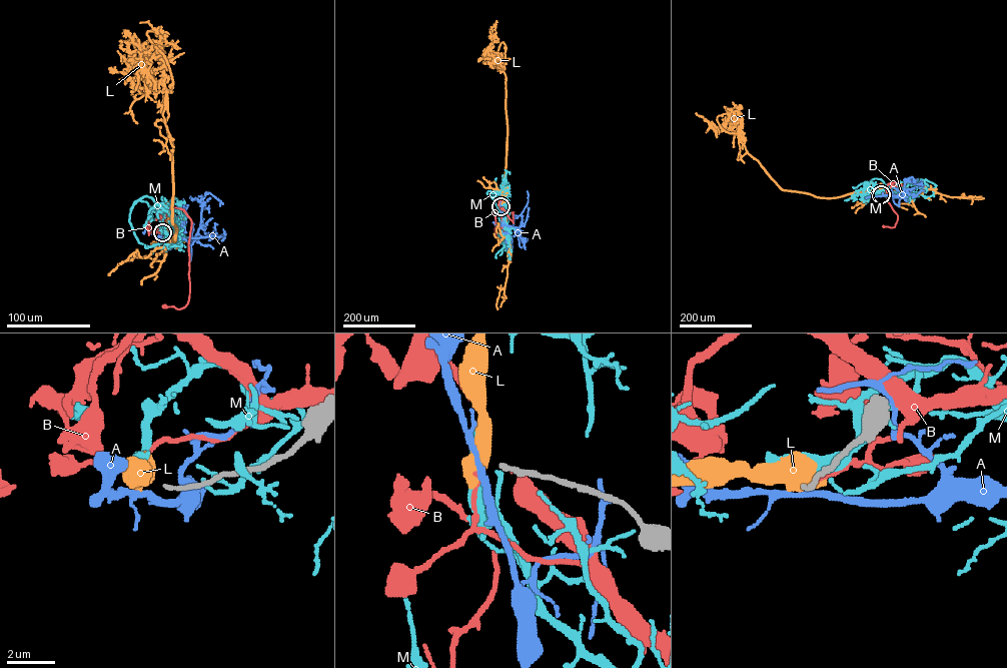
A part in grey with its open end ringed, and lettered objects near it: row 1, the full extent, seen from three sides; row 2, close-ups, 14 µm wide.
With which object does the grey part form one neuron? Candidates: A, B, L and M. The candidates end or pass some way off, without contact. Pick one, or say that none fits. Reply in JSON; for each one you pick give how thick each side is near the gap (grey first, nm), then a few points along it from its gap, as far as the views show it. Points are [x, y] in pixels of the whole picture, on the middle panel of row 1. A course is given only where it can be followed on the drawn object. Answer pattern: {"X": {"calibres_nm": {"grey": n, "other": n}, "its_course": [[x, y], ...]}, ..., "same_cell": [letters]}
{"same_cell": []}

